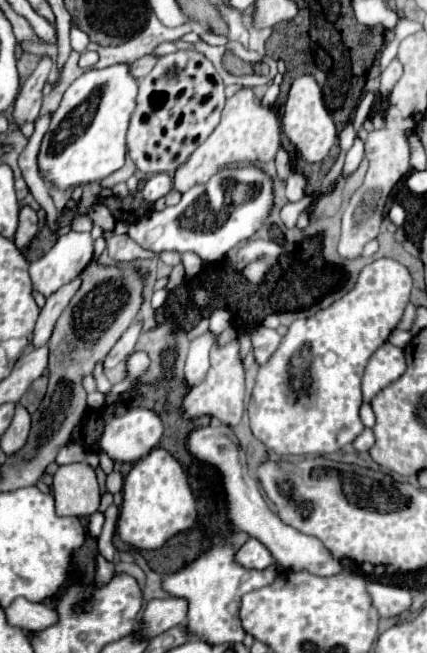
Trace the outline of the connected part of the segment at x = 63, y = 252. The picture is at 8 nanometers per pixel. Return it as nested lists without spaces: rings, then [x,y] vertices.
[[[69,231],[67,235],[61,235],[45,257],[29,265],[33,289],[49,297],[61,285],[69,283],[73,275],[79,275],[91,259],[93,259],[91,233]]]

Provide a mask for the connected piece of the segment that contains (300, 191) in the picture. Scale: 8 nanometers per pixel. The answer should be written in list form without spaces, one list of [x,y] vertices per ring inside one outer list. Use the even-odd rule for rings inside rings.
[[[291,173],[289,179],[287,179],[287,185],[285,185],[285,195],[289,201],[299,201],[305,197],[305,185],[307,185],[307,179],[301,175],[301,173]]]

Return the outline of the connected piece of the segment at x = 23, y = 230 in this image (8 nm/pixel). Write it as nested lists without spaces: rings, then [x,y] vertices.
[[[25,205],[25,207],[21,207],[19,229],[17,229],[17,235],[13,239],[15,245],[17,245],[17,249],[25,251],[31,245],[35,233],[37,233],[37,213],[29,205]]]

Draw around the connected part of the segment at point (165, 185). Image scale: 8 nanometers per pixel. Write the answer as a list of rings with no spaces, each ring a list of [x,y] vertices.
[[[157,173],[157,175],[147,179],[147,183],[145,183],[143,191],[139,193],[139,197],[149,201],[149,203],[155,203],[159,197],[163,197],[171,191],[171,185],[173,185],[173,179],[167,173]]]

